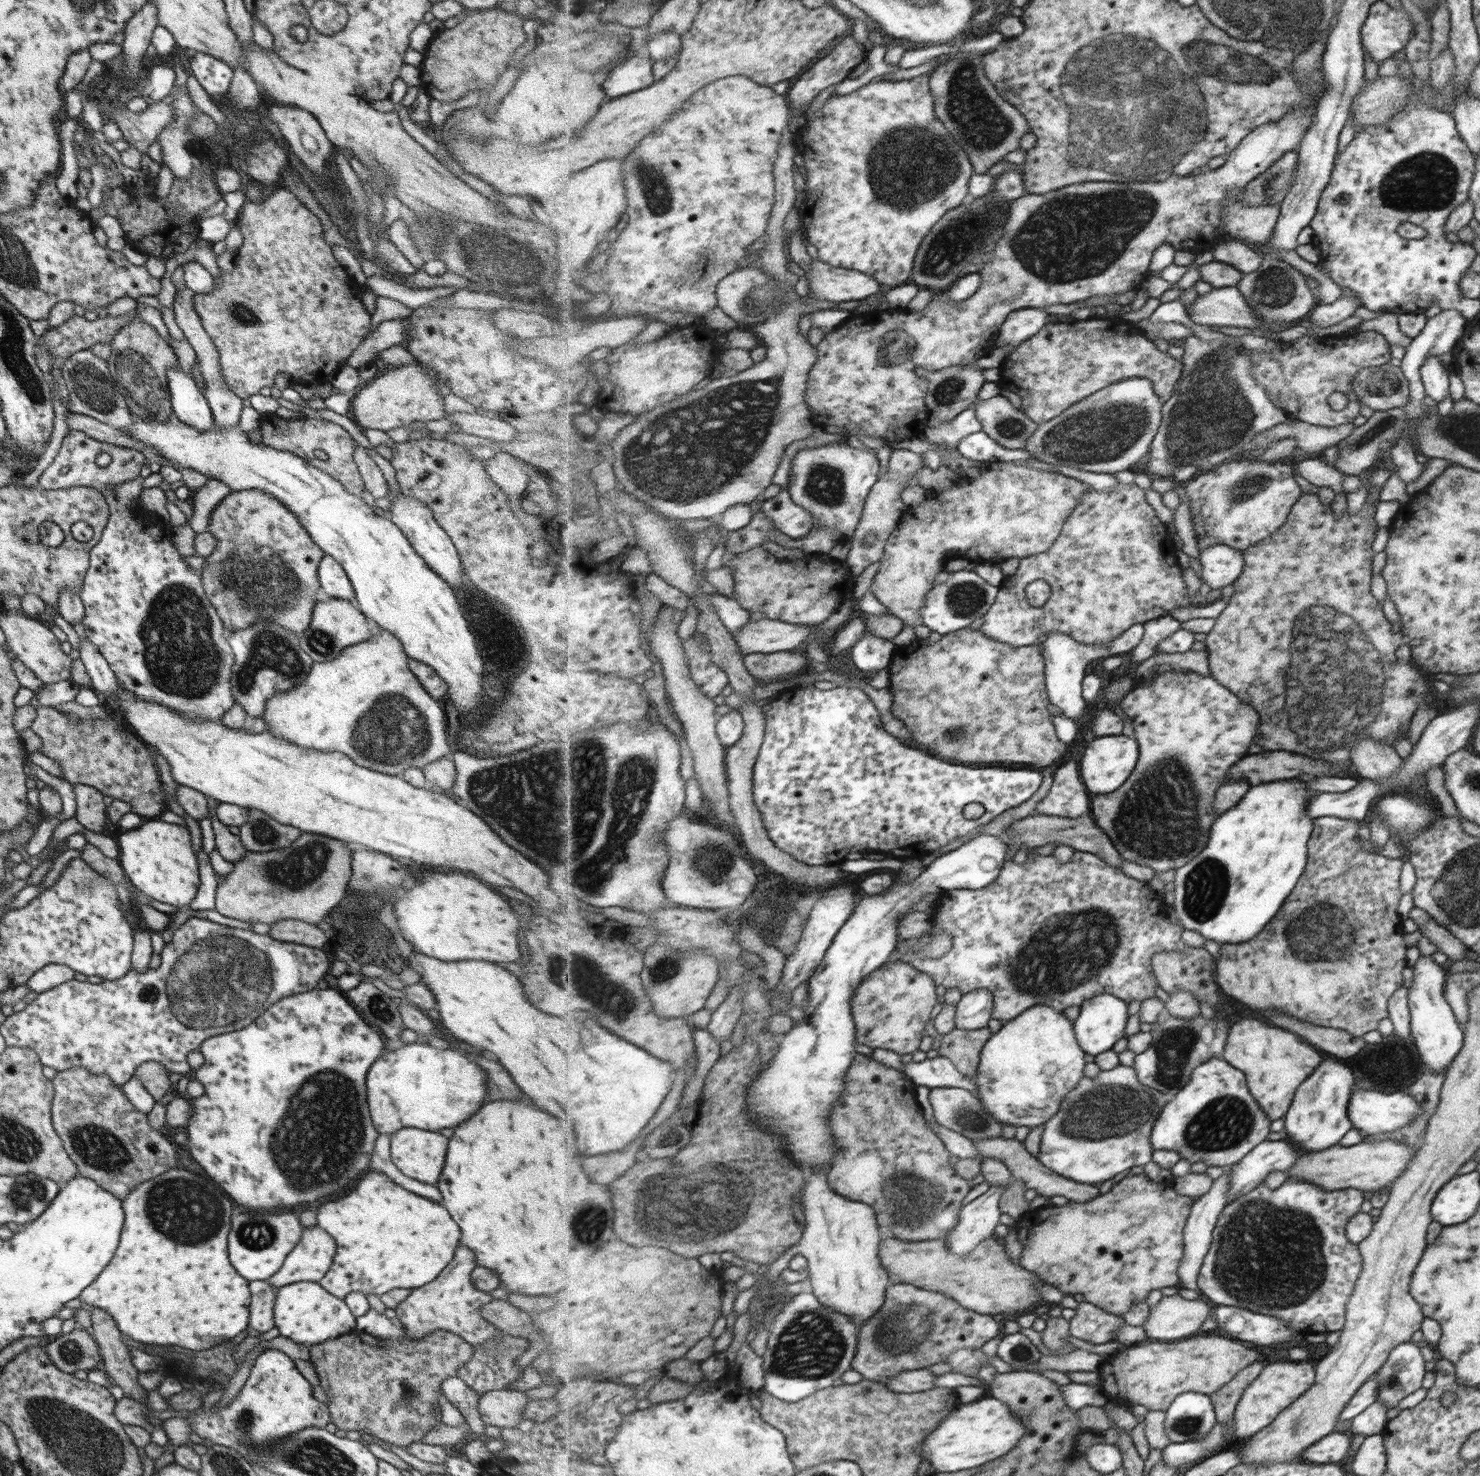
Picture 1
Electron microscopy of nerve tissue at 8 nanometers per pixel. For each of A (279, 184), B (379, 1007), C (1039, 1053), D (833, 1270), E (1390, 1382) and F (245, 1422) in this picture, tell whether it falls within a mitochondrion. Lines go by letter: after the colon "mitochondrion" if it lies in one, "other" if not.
A: other
B: mitochondrion
C: other
D: other
E: mitochondrion
F: mitochondrion

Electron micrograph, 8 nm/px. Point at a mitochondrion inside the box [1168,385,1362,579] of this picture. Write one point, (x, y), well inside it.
(1239, 492)

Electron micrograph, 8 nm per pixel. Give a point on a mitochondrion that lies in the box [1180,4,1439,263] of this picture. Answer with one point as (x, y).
(1272, 181)

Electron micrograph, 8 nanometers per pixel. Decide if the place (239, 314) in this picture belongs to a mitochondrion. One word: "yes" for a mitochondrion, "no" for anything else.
yes

